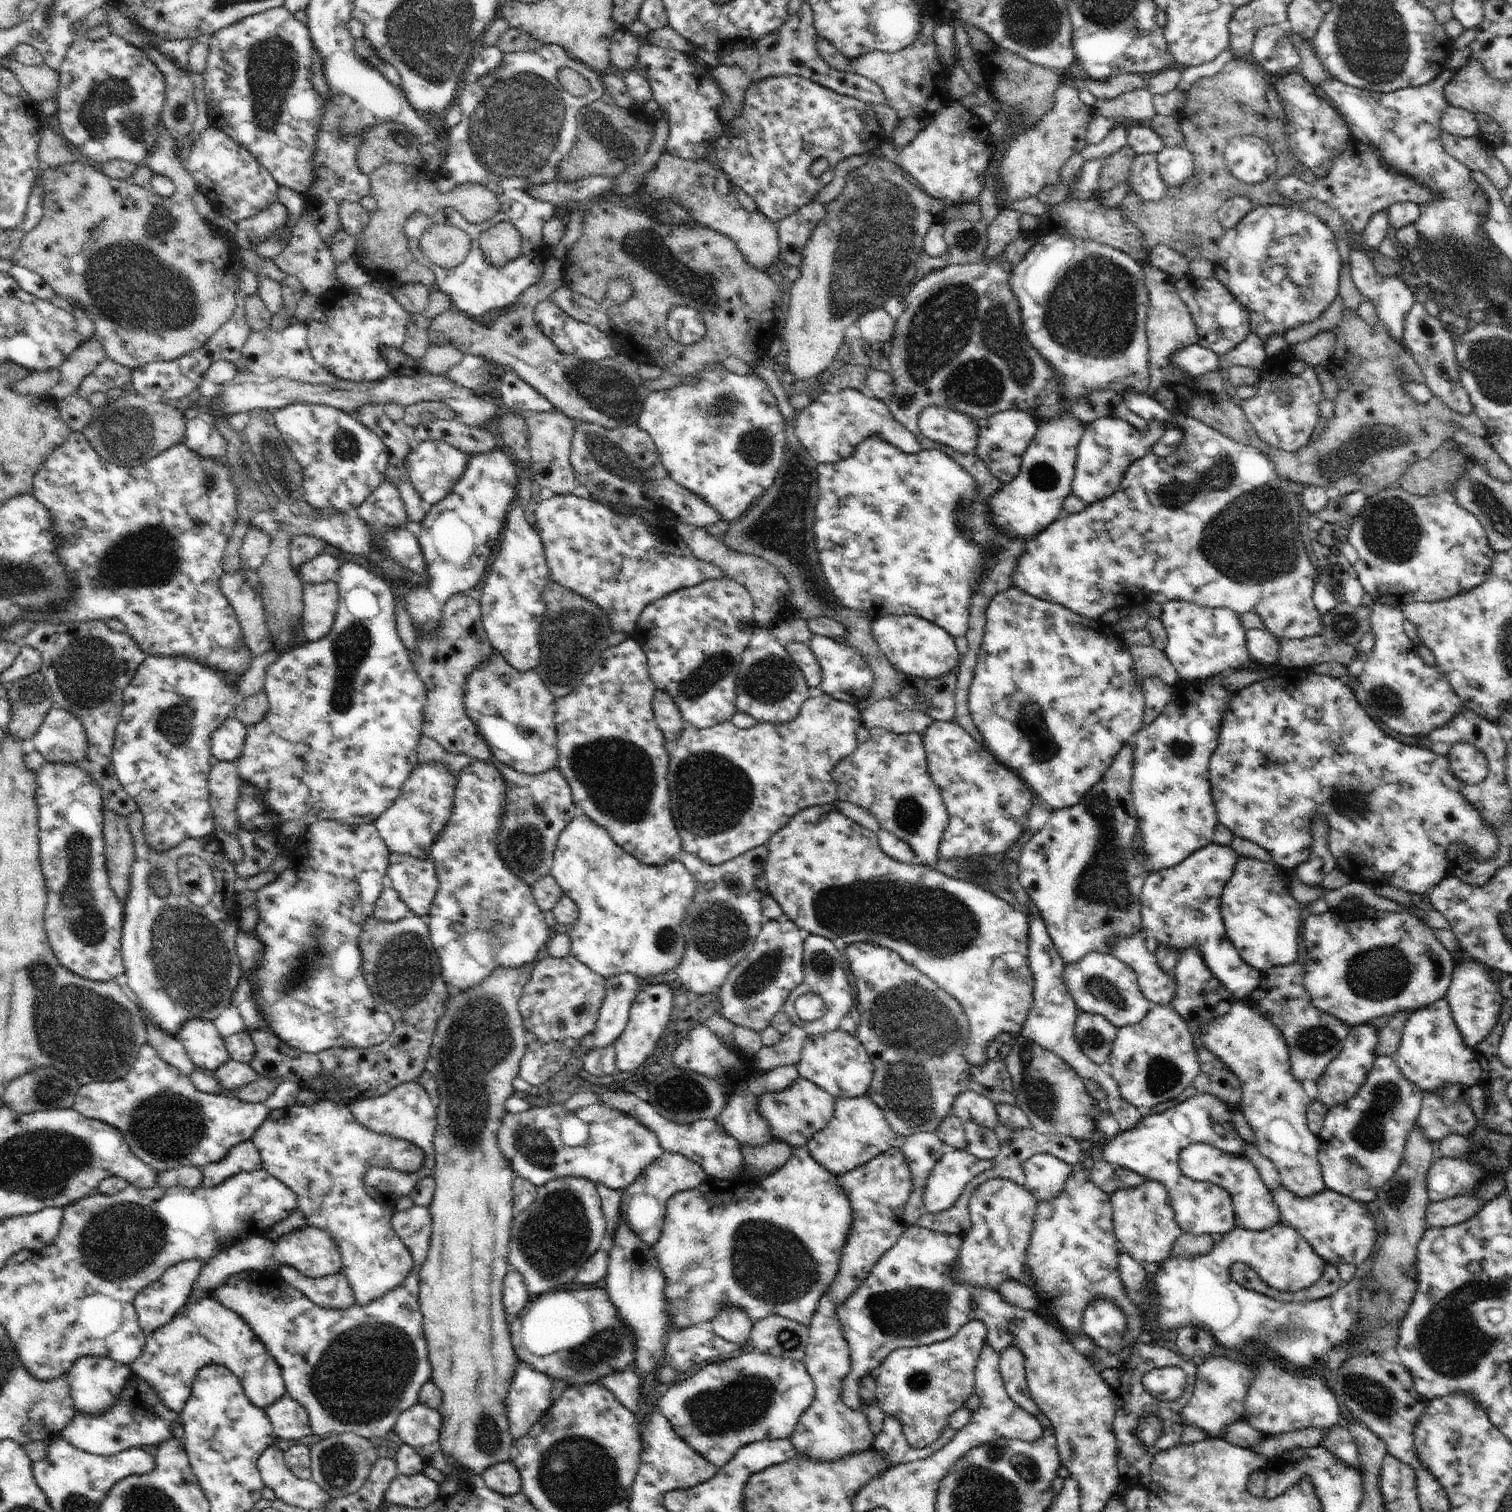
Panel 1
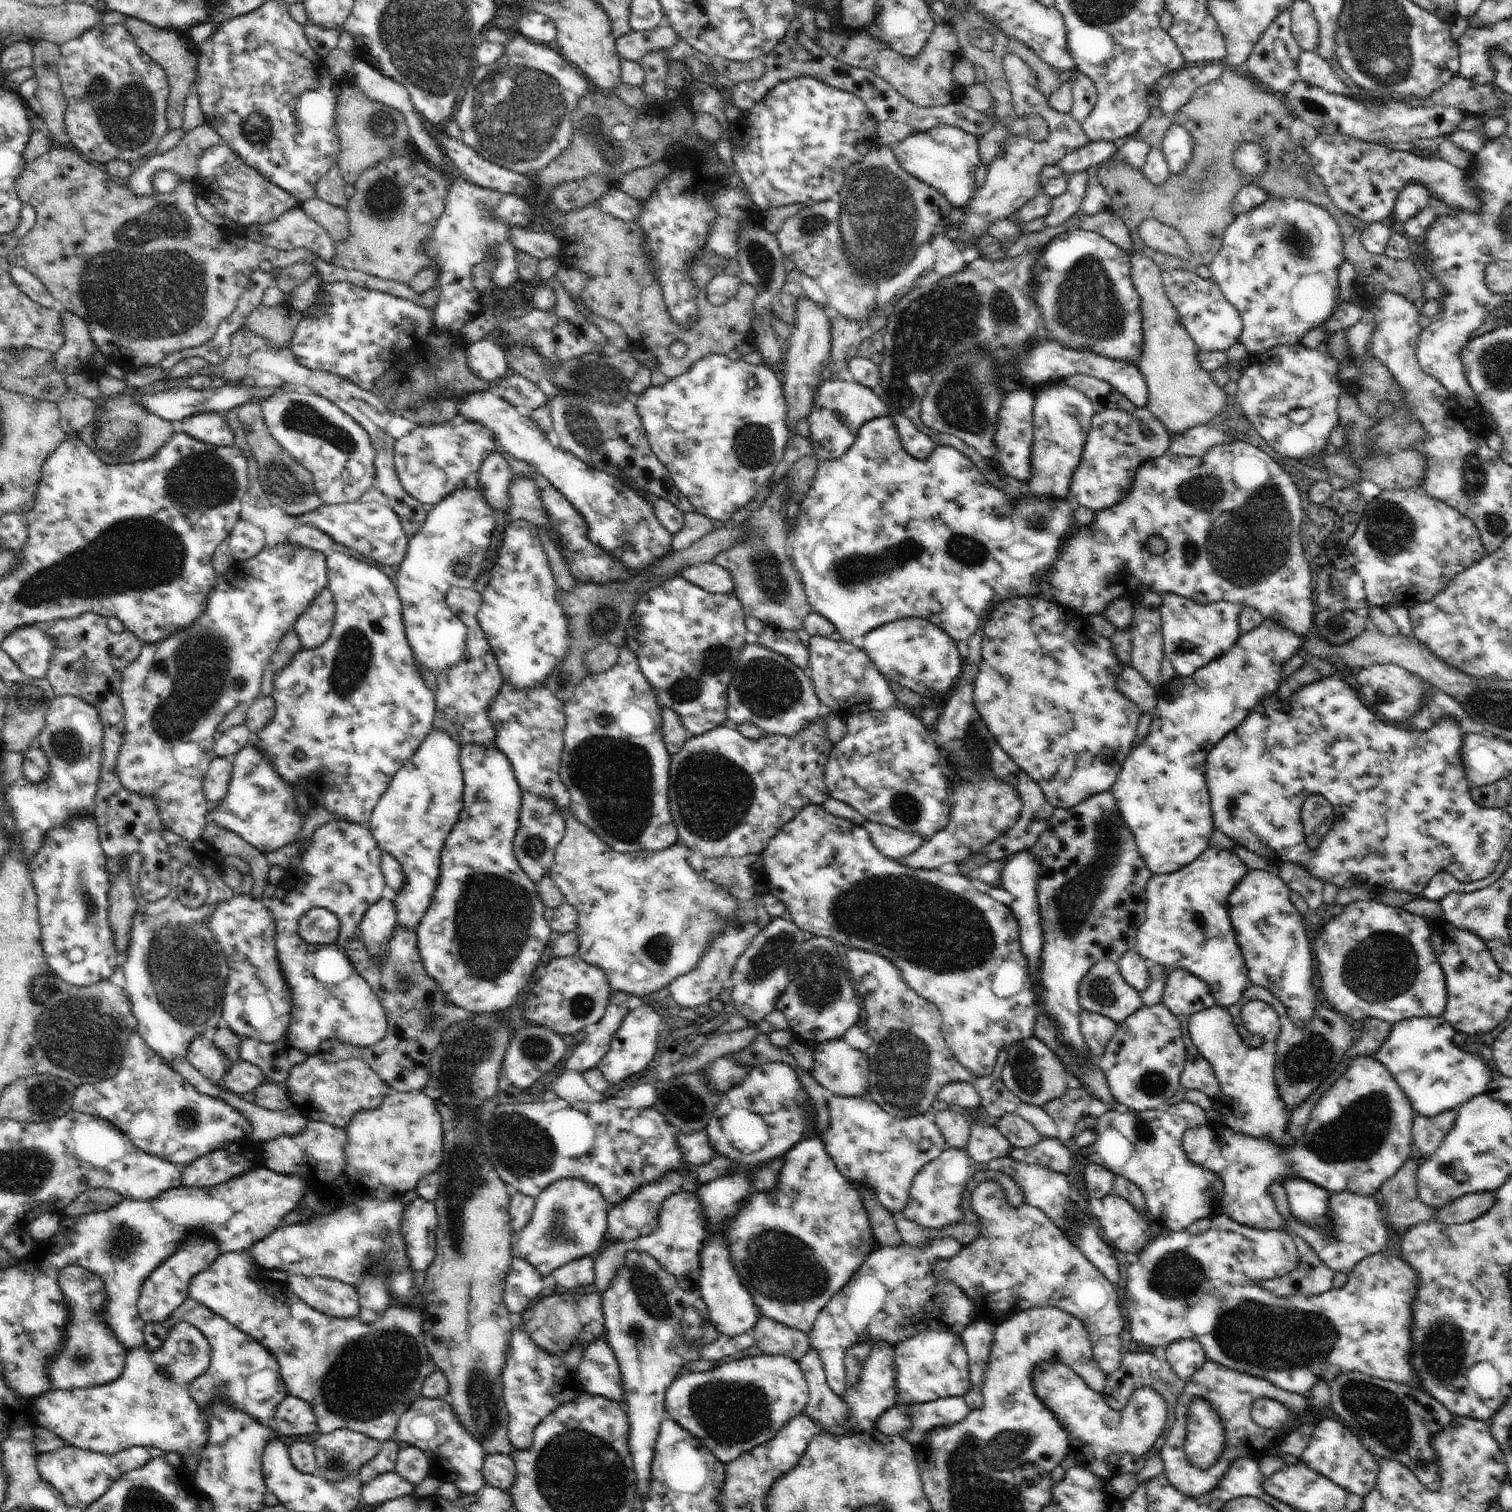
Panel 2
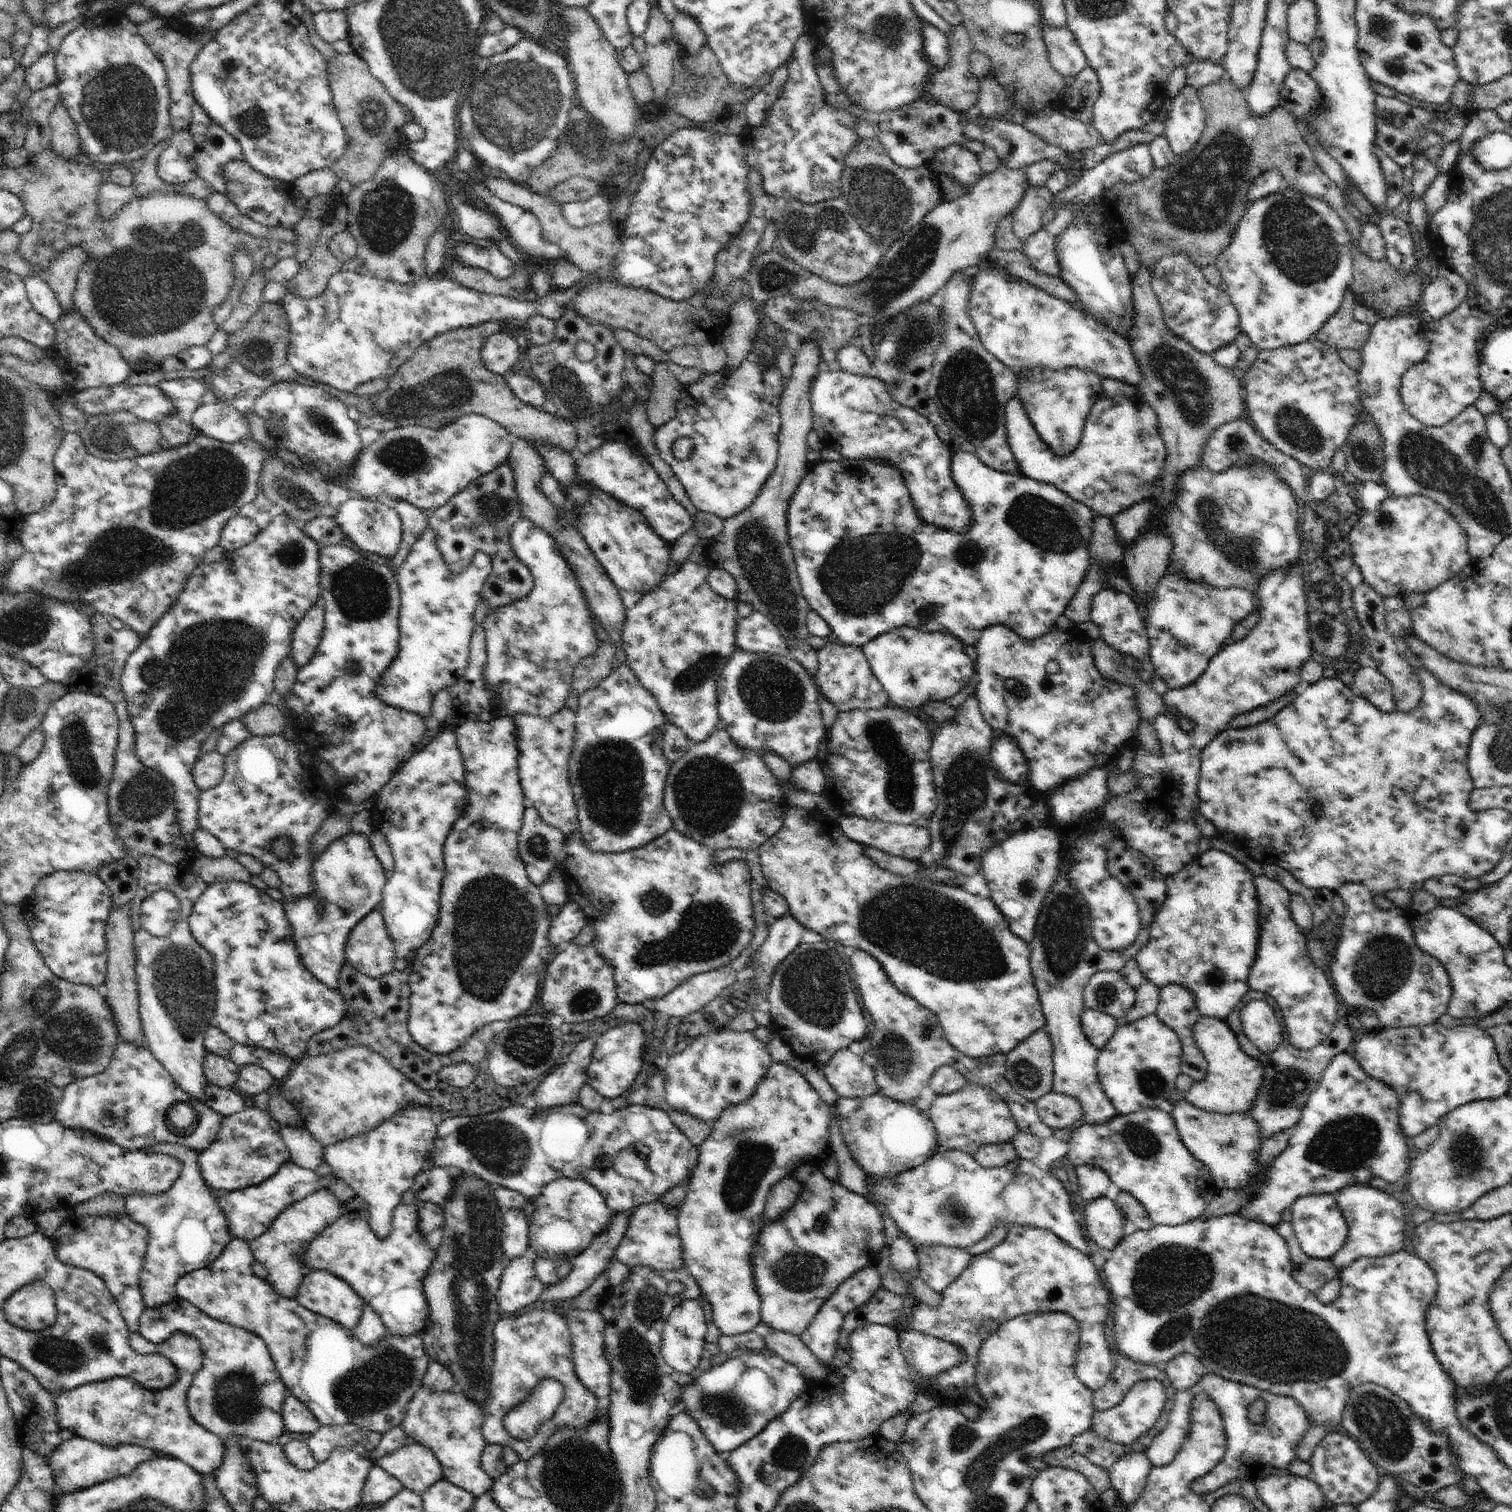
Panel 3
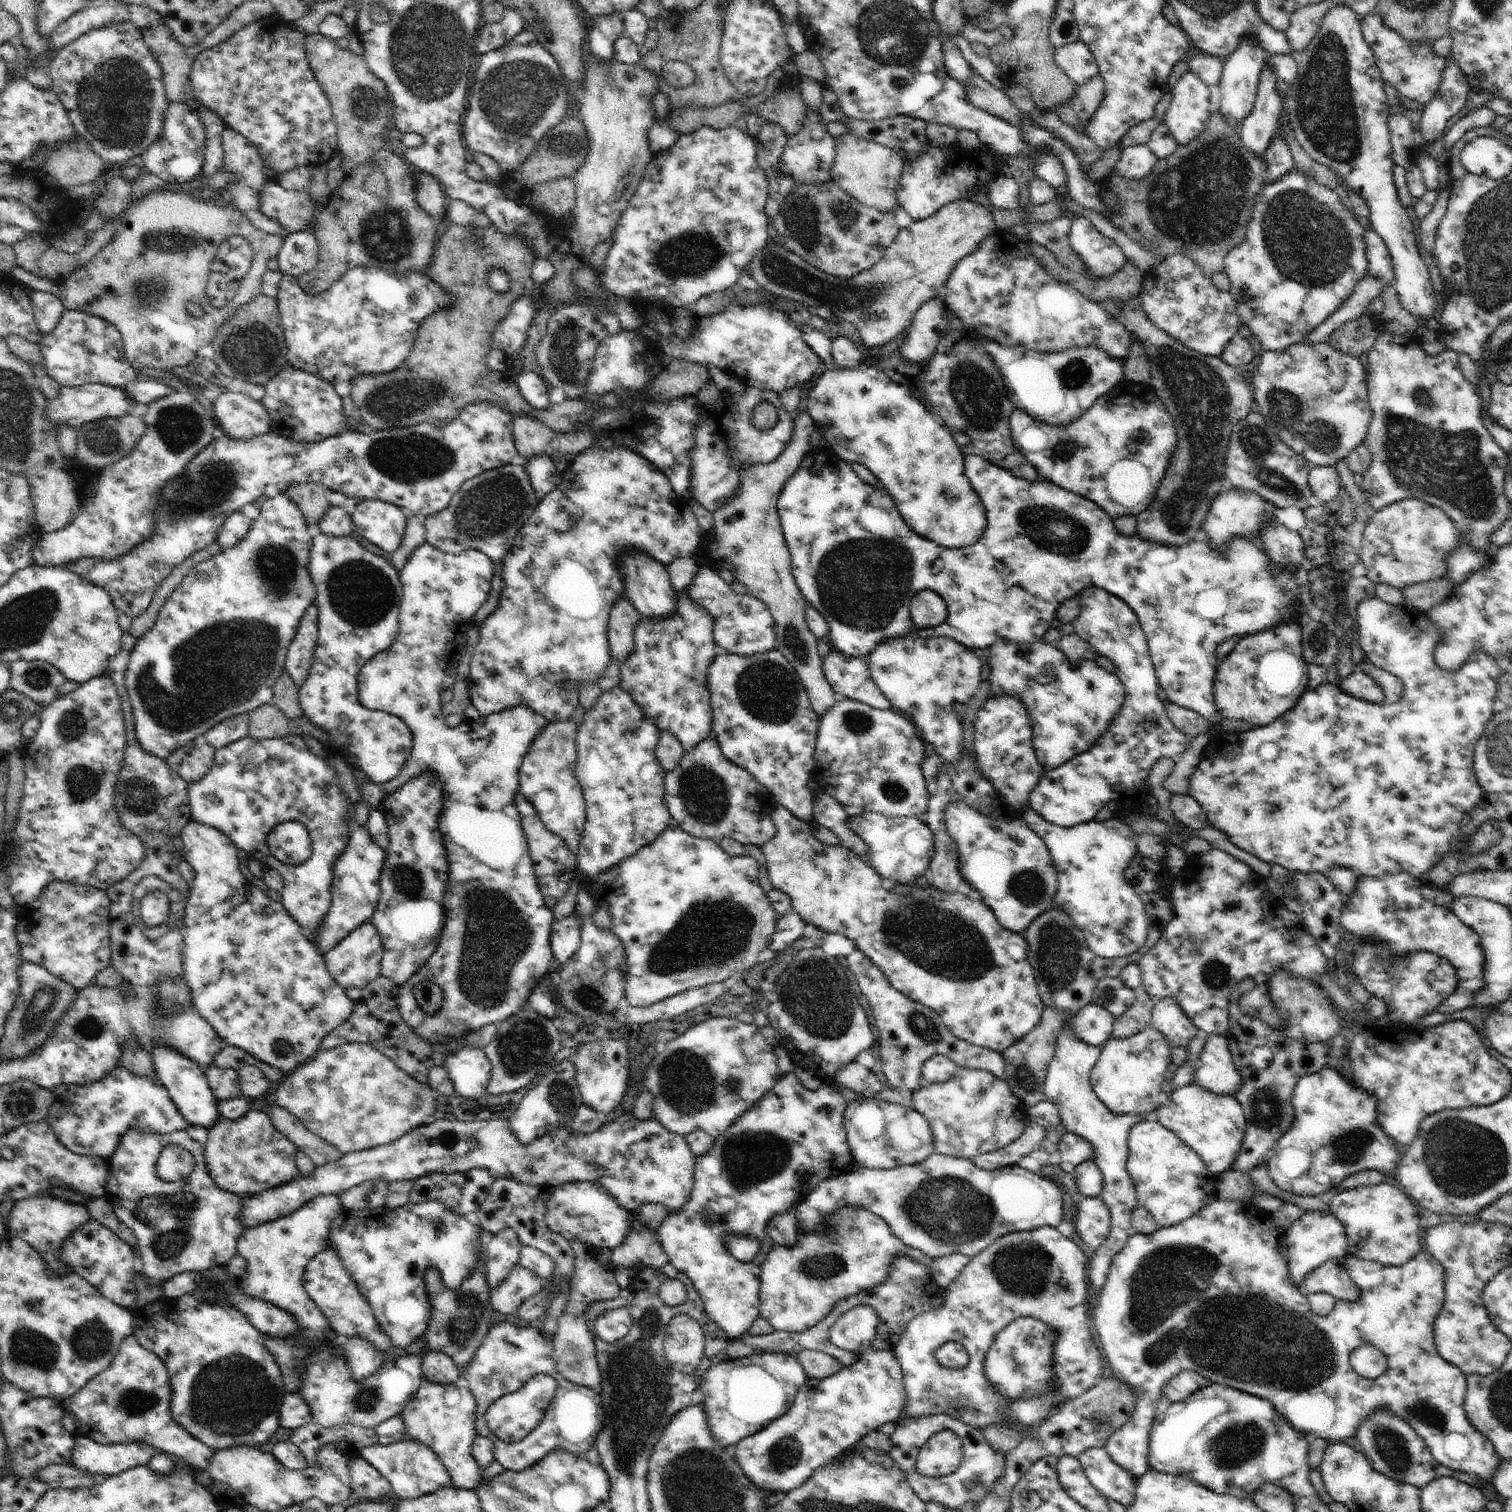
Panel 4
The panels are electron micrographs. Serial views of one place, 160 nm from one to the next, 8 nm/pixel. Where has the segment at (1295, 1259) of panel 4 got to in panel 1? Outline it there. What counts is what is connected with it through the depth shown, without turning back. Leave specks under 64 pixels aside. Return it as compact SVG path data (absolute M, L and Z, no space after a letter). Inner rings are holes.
M1240 999L1233 1002L1227 1015L1205 1024L1200 1034L1205 1047L1220 1057L1220 1060L1223 1060L1223 1063L1228 1065L1228 1068L1233 1070L1240 1079L1243 1090L1239 1100L1239 1104L1243 1107L1240 1116L1246 1118L1248 1124L1254 1129L1257 1138L1255 1146L1261 1154L1275 1164L1281 1176L1281 1184L1293 1195L1299 1197L1312 1196L1326 1189L1321 1164L1317 1159L1319 1142L1317 1136L1310 1132L1307 1125L1307 1108L1311 1099L1306 1095L1302 1083L1292 1072L1289 1044L1284 1033L1246 999Z

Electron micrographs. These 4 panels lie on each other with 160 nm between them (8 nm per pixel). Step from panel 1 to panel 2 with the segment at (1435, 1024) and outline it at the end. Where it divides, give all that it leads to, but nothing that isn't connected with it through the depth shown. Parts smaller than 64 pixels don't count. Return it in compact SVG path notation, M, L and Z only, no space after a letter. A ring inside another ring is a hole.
M1442 1016L1401 1020L1393 1024L1386 1042L1372 1056L1392 1073L1415 1112L1427 1117L1458 1107L1485 1093L1494 1070L1478 1054L1458 1048L1452 1041L1455 1032L1448 1032L1448 1026L1450 1024Z

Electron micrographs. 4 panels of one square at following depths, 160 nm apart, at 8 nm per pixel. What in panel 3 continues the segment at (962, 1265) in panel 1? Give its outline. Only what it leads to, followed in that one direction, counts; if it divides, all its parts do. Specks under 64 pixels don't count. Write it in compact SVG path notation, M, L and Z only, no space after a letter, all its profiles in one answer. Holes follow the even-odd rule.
M1014 1225L1013 1227L1010 1227L1008 1230L1008 1234L1006 1235L1006 1238L998 1246L991 1248L988 1252L983 1252L982 1254L973 1256L970 1259L970 1262L968 1262L968 1266L966 1266L966 1268L962 1271L962 1274L960 1274L960 1276L958 1276L958 1278L952 1284L950 1284L950 1286L948 1286L946 1290L944 1290L944 1292L942 1293L942 1301L940 1302L940 1305L937 1308L932 1308L931 1306L925 1303L923 1304L923 1303L917 1302L916 1307L913 1310L913 1319L908 1329L914 1329L915 1331L920 1331L920 1332L923 1332L923 1333L926 1333L926 1334L929 1334L935 1337L944 1338L947 1341L950 1341L951 1343L954 1343L954 1344L960 1344L963 1347L964 1352L966 1352L966 1355L967 1355L967 1359L964 1362L957 1364L954 1368L951 1368L950 1370L947 1370L944 1374L940 1375L939 1378L936 1379L935 1381L929 1381L929 1382L934 1382L934 1384L929 1384L929 1388L927 1389L928 1394L932 1394L933 1396L940 1397L942 1402L944 1402L944 1404L950 1404L950 1406L954 1406L954 1408L957 1408L959 1404L964 1402L964 1400L968 1401L968 1399L963 1395L964 1387L966 1384L968 1384L968 1386L972 1386L972 1384L976 1385L975 1364L976 1364L976 1359L977 1359L977 1356L980 1350L980 1345L988 1338L988 1336L990 1336L993 1332L996 1332L996 1329L1000 1328L1001 1324L1004 1324L1006 1321L1009 1321L1011 1318L1014 1318L1014 1317L1017 1317L1017 1316L1020 1316L1026 1313L1031 1313L1031 1312L1041 1313L1041 1312L1048 1312L1048 1311L1050 1312L1060 1311L1060 1312L1069 1314L1070 1316L1073 1316L1077 1320L1078 1324L1080 1325L1080 1330L1079 1330L1080 1350L1079 1350L1079 1355L1077 1356L1077 1359L1075 1362L1075 1373L1076 1373L1076 1376L1082 1381L1082 1384L1085 1384L1088 1388L1091 1388L1093 1391L1095 1391L1096 1389L1099 1389L1108 1380L1108 1377L1110 1376L1110 1374L1112 1374L1112 1371L1115 1369L1116 1366L1114 1365L1114 1362L1112 1362L1112 1352L1110 1351L1110 1348L1108 1347L1108 1342L1106 1341L1106 1334L1104 1333L1104 1324L1106 1324L1106 1320L1108 1320L1108 1314L1110 1314L1110 1301L1111 1301L1110 1293L1109 1293L1109 1290L1107 1289L1107 1286L1105 1285L1105 1282L1103 1280L1101 1273L1096 1268L1097 1267L1094 1265L1094 1263L1092 1263L1092 1260L1090 1259L1088 1255L1085 1255L1083 1252L1078 1252L1078 1250L1076 1250L1073 1246L1068 1246L1068 1244L1066 1244L1064 1240L1062 1240L1061 1238L1058 1238L1058 1236L1056 1236L1056 1234L1054 1234L1053 1232L1050 1232L1050 1230L1044 1230L1044 1228L1042 1227L1033 1227L1030 1225Z

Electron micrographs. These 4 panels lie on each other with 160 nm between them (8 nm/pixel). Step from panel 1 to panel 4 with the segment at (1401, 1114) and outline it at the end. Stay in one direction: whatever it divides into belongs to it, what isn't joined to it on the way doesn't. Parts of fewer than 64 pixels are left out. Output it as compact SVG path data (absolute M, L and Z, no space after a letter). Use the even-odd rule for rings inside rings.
M1324 1067L1318 1072L1303 1076L1296 1083L1292 1104L1295 1106L1293 1125L1280 1137L1269 1155L1269 1172L1273 1189L1302 1196L1320 1196L1340 1186L1343 1180L1360 1171L1392 1172L1398 1168L1403 1155L1394 1147L1394 1140L1381 1128L1377 1119L1379 1100L1371 1092L1357 1087L1338 1069ZM1188 1084L1164 1096L1155 1113L1160 1124L1197 1152L1210 1175L1220 1176L1235 1165L1246 1134L1247 1120L1243 1108L1234 1097L1217 1095Z

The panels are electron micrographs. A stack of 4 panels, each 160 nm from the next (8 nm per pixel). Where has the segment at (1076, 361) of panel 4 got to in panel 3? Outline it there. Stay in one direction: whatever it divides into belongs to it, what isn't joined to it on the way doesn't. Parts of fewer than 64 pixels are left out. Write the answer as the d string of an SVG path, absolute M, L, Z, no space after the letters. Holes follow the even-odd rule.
M1076 367L1061 371L1035 368L1032 372L1016 373L1016 376L1019 386L1016 395L1022 399L1032 426L1055 457L1067 457L1080 444L1085 420L1101 398L1101 382L1104 378Z

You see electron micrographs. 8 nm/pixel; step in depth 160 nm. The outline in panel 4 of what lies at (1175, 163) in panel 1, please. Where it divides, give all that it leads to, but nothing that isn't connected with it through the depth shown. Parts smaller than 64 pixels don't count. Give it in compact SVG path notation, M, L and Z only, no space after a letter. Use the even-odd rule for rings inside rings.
M1190 71L1183 74L1171 91L1173 97L1162 122L1166 123L1176 142L1186 146L1204 132L1215 91Z

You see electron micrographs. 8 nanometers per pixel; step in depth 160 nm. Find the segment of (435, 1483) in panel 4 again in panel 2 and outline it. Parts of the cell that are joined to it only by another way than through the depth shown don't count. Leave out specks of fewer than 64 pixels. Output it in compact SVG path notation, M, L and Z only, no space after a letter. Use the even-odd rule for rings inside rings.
M403 1445L398 1453L394 1472L418 1486L430 1473L430 1465L427 1454L417 1446Z

